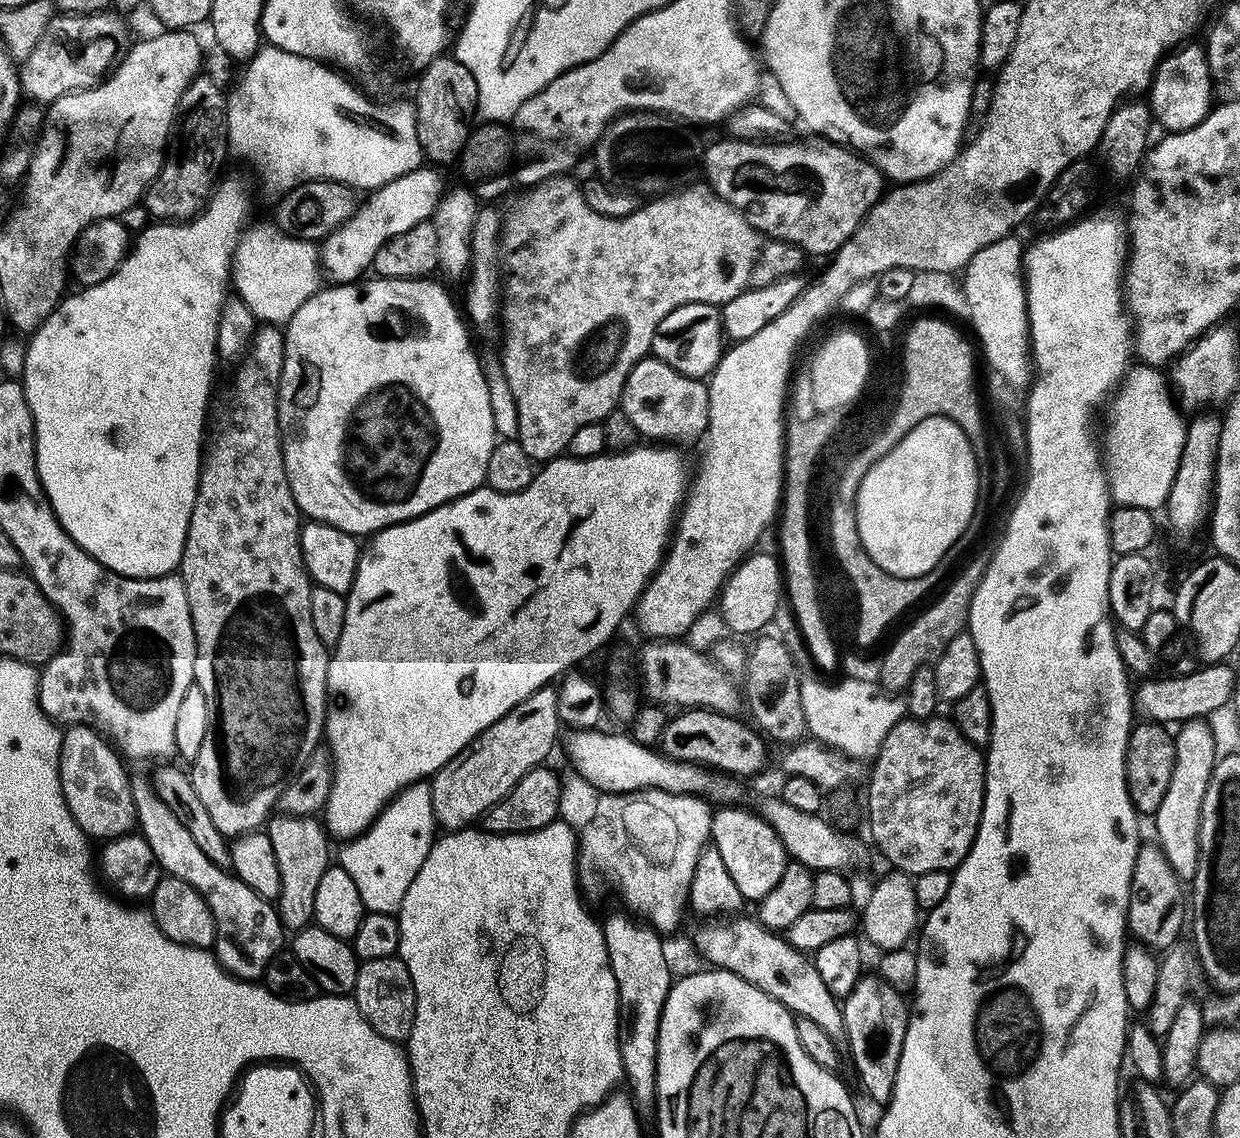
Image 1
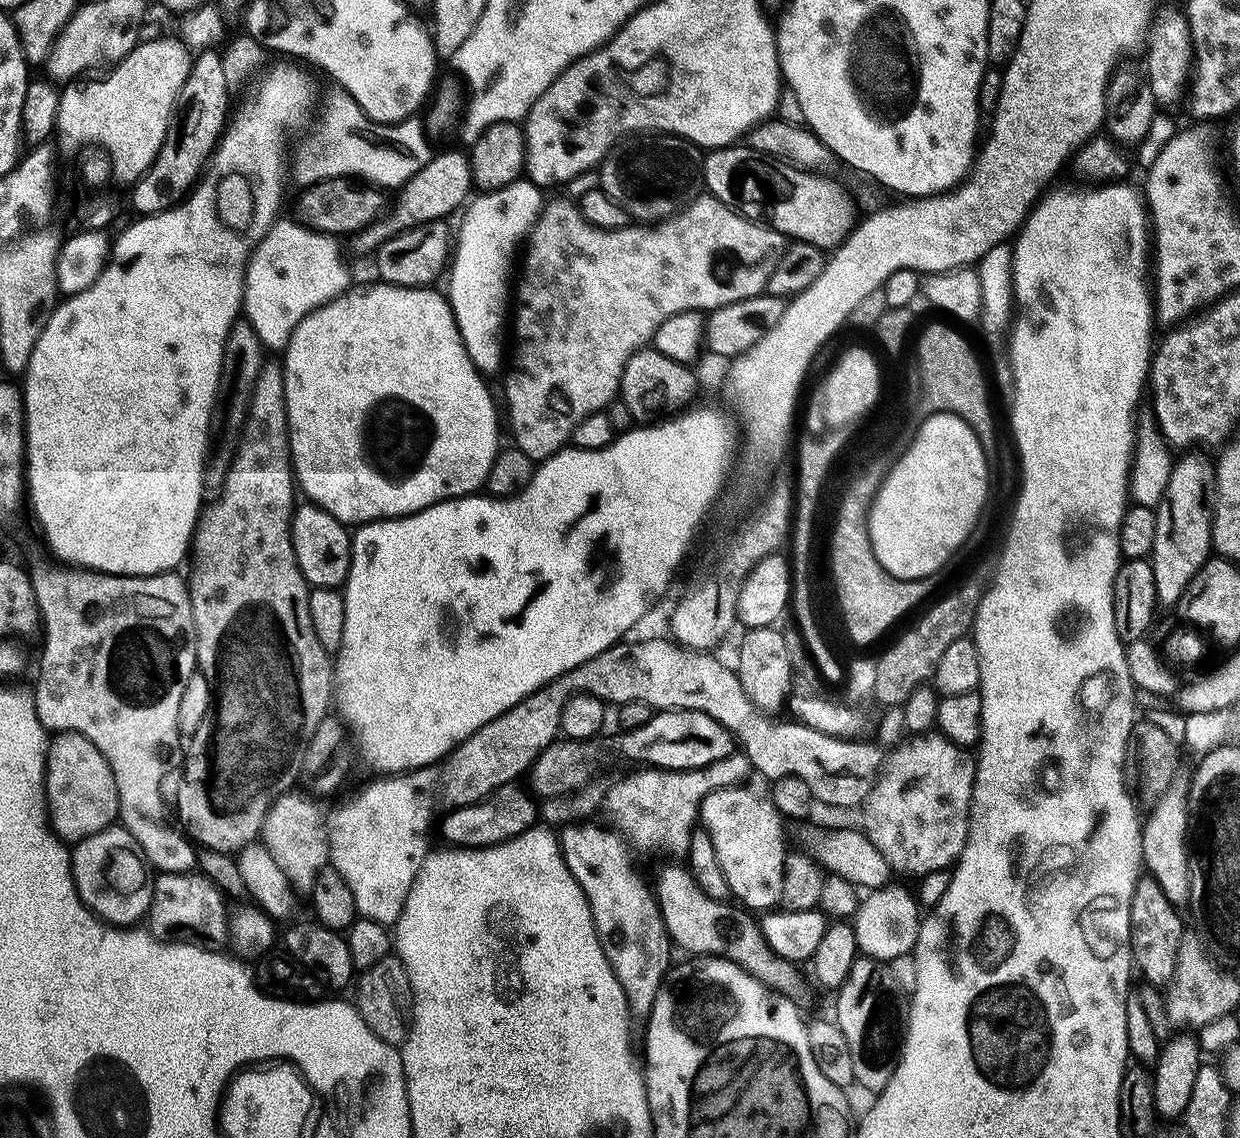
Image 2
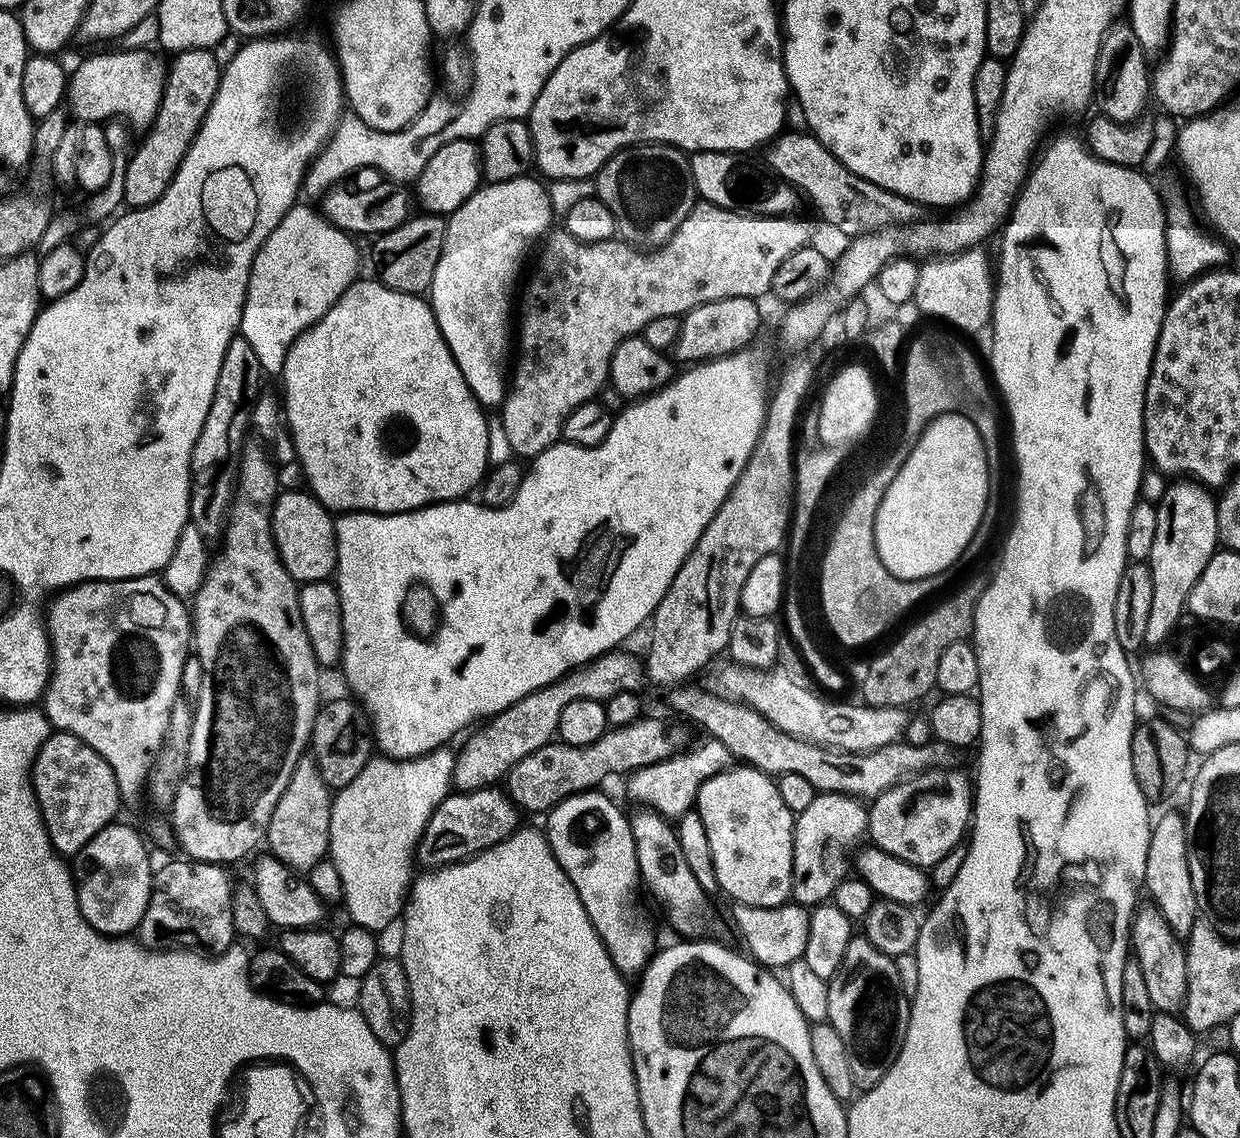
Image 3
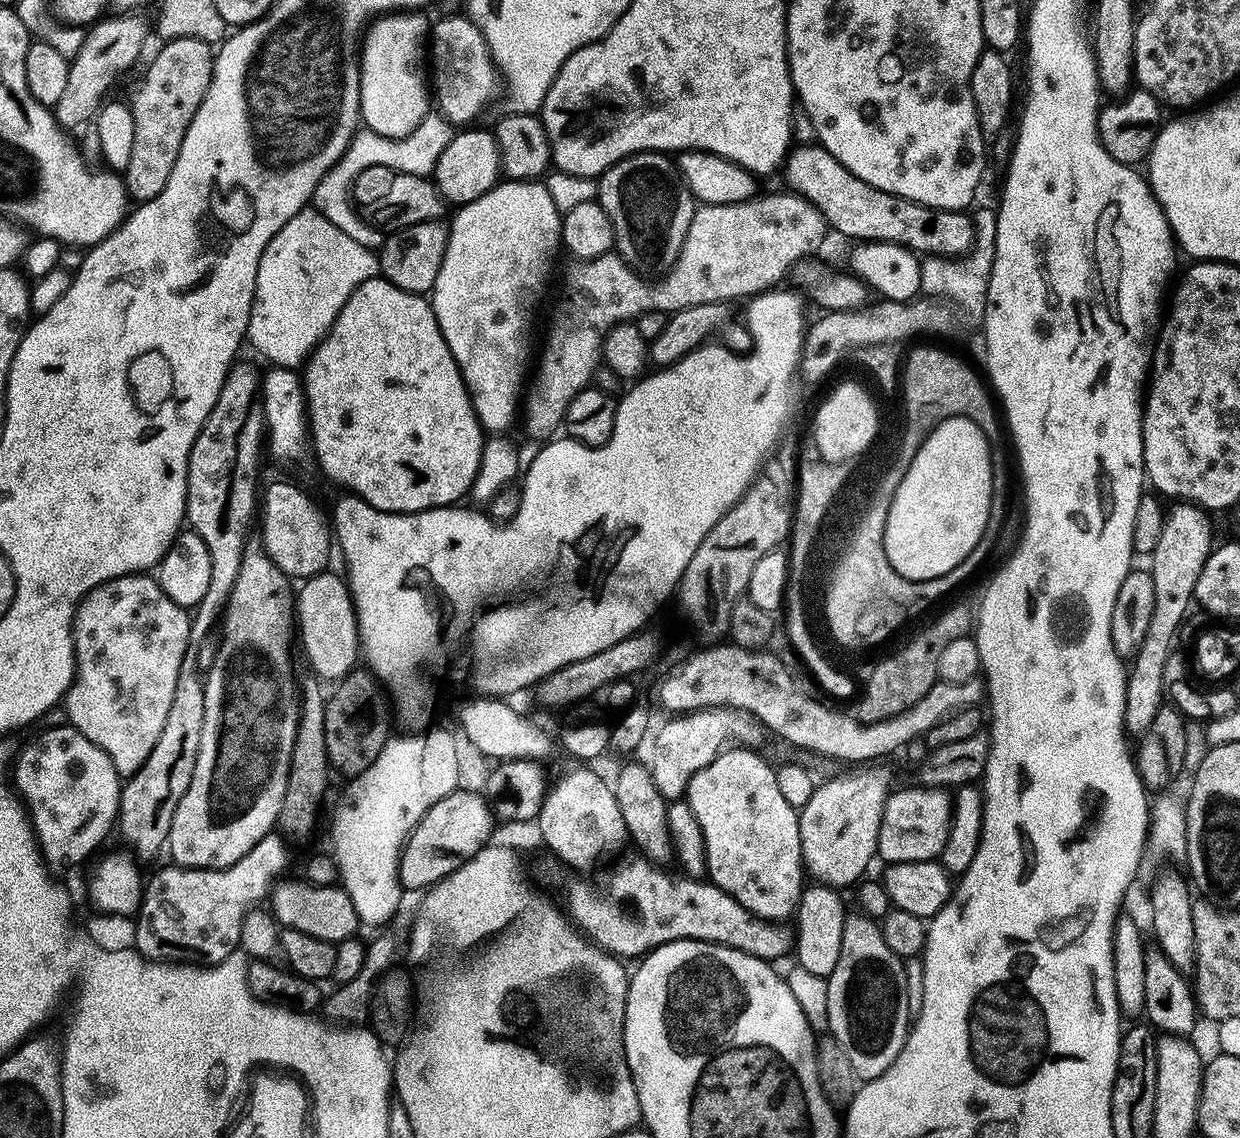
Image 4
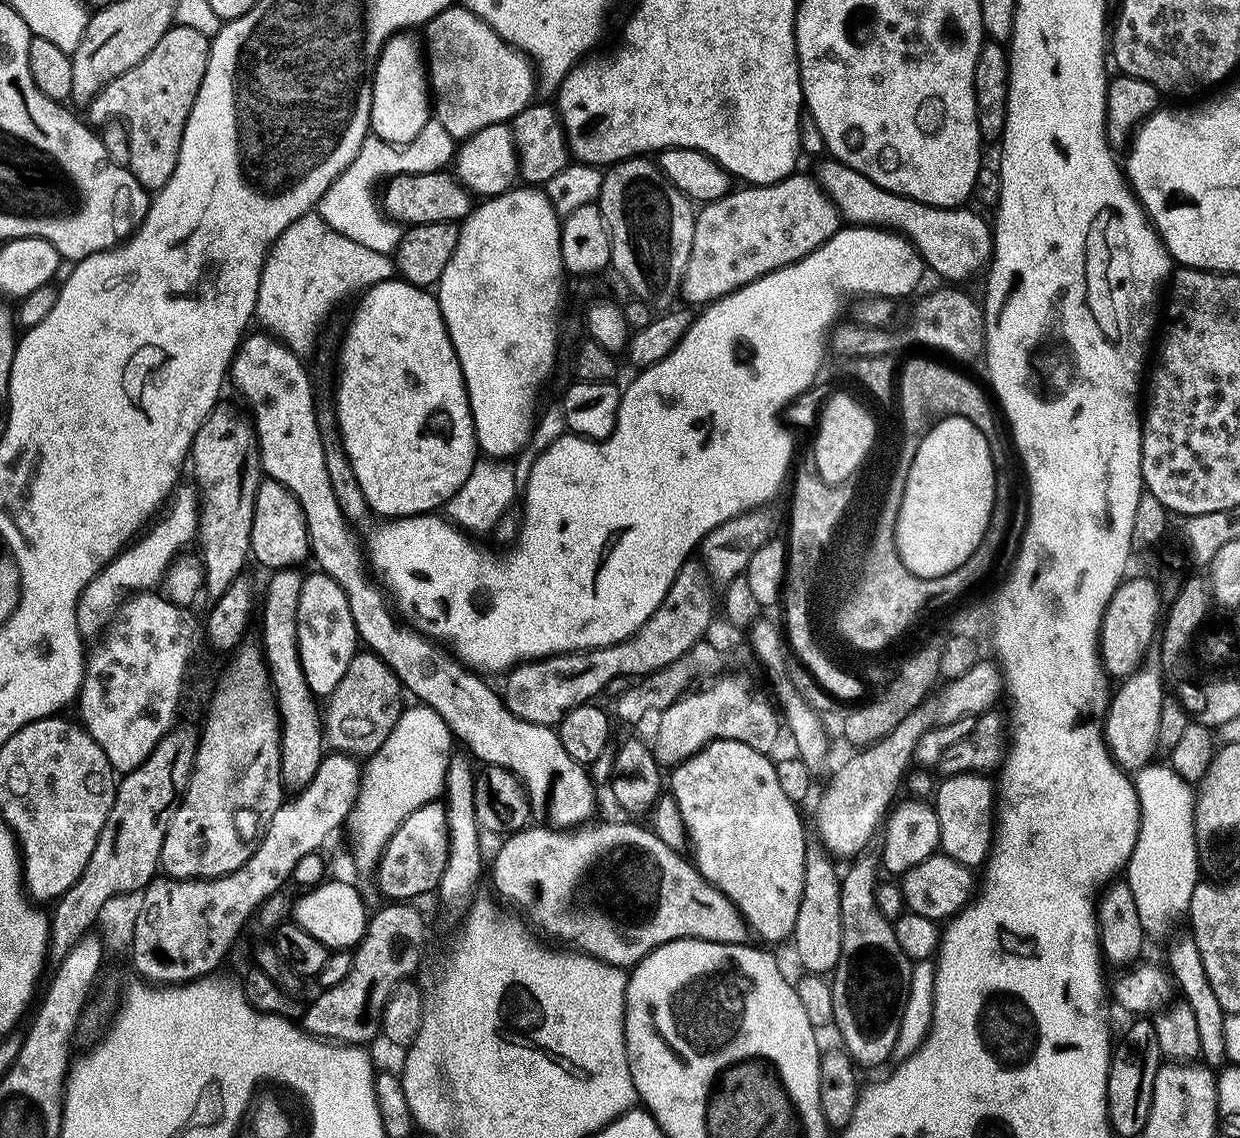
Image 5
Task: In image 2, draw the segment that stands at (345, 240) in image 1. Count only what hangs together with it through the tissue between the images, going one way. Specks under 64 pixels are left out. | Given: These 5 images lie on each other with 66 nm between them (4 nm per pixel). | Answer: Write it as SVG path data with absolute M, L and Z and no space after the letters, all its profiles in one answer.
M437 151L428 164L422 166L422 170L418 170L418 174L411 176L397 191L400 193L396 196L396 205L392 209L389 207L379 219L355 233L357 250L368 252L368 254L375 253L376 247L402 230L425 224L431 220L448 218L456 207L459 209L469 199L473 188L472 171L468 165L467 155L463 151Z

